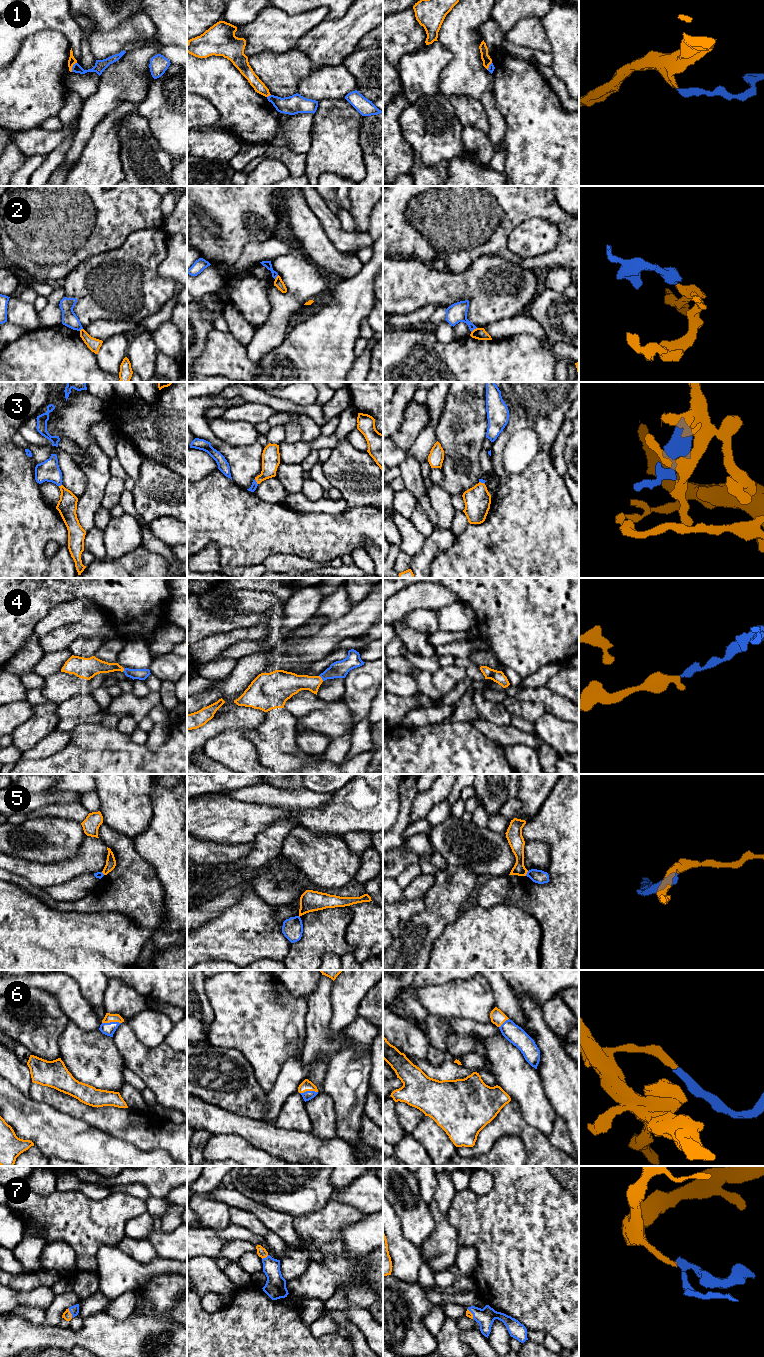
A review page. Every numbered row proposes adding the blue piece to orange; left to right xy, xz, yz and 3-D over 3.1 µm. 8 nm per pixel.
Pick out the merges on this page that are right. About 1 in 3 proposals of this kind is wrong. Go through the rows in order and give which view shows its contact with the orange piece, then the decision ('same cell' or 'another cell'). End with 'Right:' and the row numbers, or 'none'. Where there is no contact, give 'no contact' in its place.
1: contact in xy; another cell
2: contact in yz; another cell
3: contact in xz; same cell
4: contact in xz; same cell
5: contact in yz; another cell
6: contact in xy; same cell
7: contact in xy; same cell
Right: 3, 4, 6, 7

